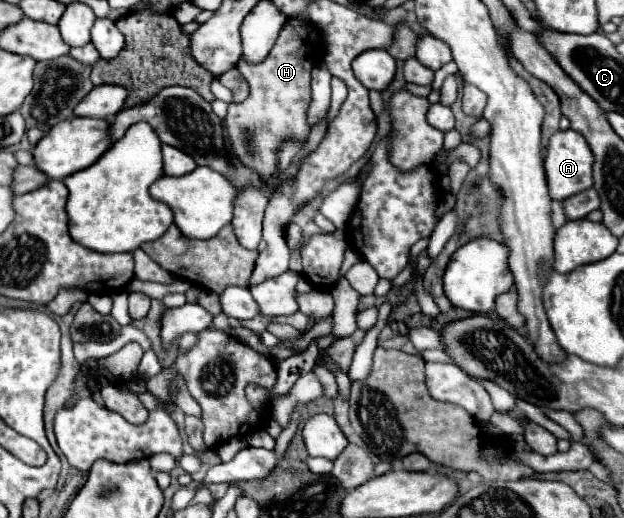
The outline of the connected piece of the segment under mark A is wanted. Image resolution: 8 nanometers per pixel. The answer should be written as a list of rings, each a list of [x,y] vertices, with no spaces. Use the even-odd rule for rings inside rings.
[[[569,128],[565,132],[559,130],[549,138],[547,156],[545,156],[545,174],[547,174],[547,182],[549,182],[549,194],[553,200],[565,200],[573,194],[579,194],[579,192],[591,188],[593,186],[591,168],[593,168],[593,154],[591,154],[591,148],[589,148],[587,140],[583,138],[583,134]]]

